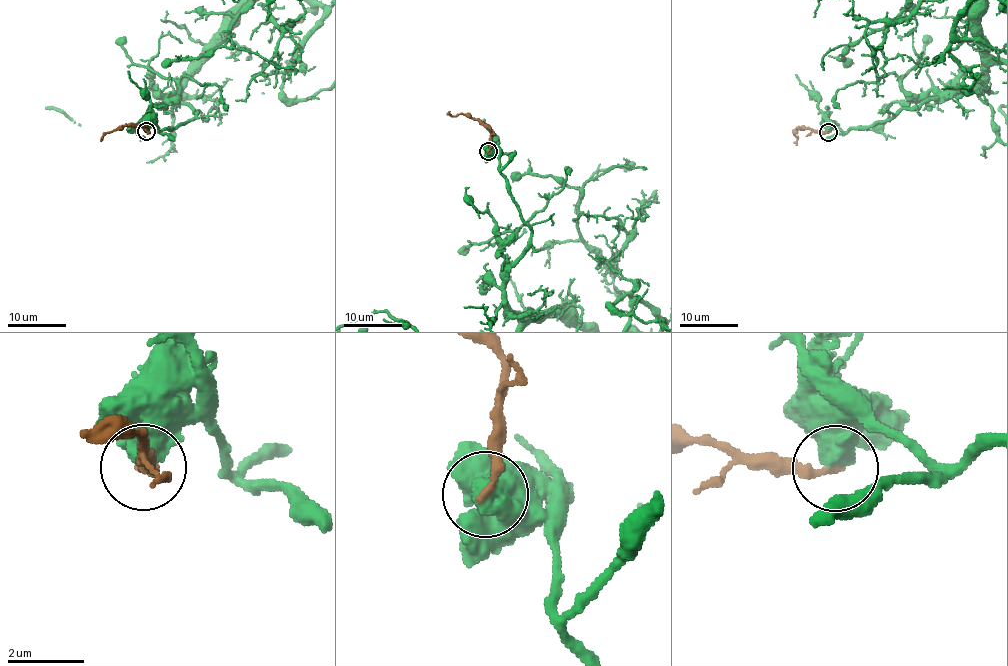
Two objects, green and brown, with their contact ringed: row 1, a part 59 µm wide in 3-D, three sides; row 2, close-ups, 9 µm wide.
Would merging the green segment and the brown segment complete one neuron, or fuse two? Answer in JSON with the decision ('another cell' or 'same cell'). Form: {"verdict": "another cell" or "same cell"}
{"verdict": "another cell"}

